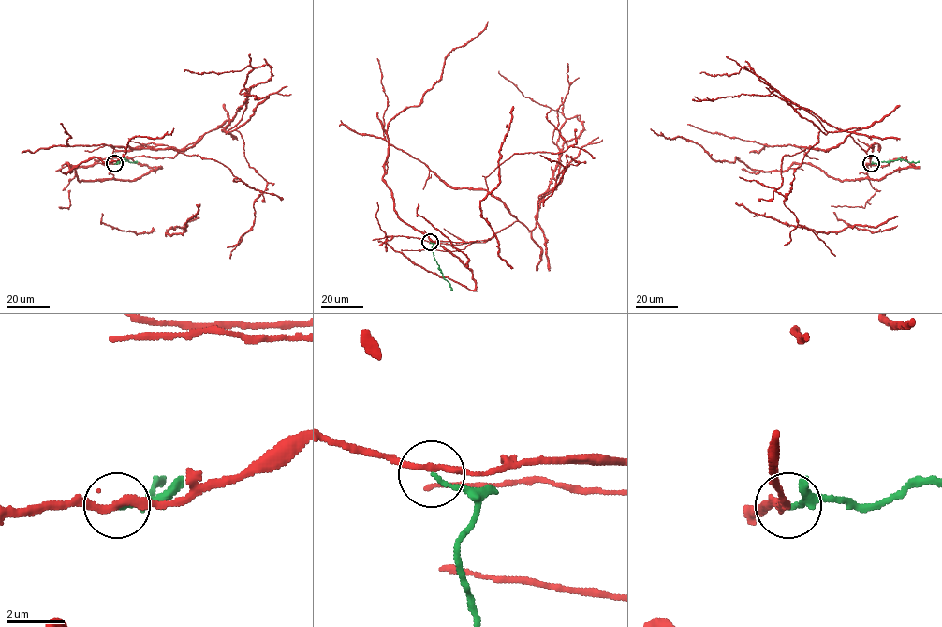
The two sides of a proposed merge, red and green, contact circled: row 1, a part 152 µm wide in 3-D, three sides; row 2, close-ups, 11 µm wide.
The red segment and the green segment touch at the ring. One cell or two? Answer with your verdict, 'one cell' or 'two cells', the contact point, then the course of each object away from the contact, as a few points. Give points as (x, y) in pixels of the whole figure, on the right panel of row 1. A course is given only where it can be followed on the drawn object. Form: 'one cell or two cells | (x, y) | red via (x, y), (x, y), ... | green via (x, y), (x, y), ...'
two cells | (871, 163) | red via (871, 163), (905, 156), (919, 167), (878, 180), (832, 179), (807, 163), (764, 171), (651, 128) | green via (871, 163), (899, 159), (916, 163), (919, 160)

